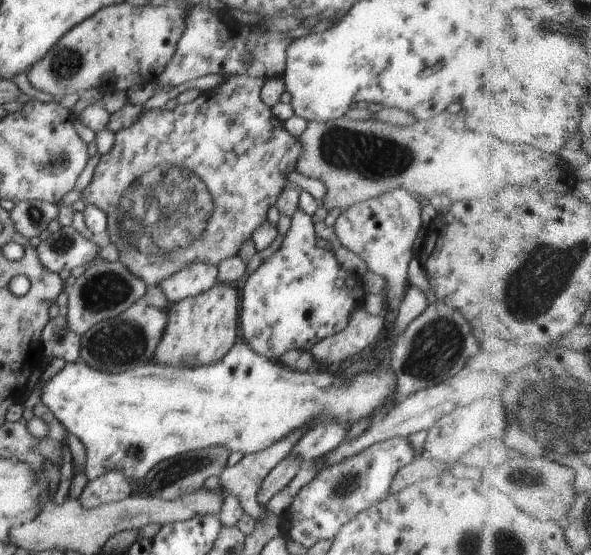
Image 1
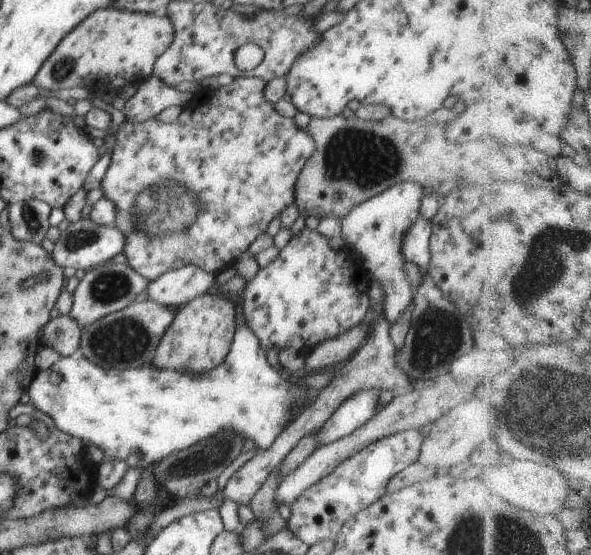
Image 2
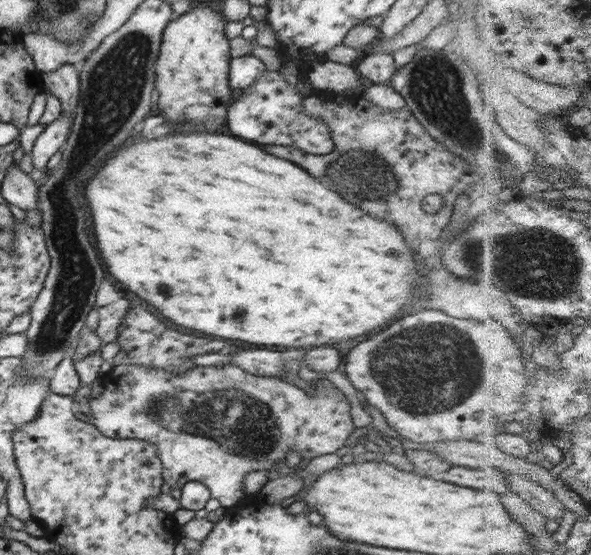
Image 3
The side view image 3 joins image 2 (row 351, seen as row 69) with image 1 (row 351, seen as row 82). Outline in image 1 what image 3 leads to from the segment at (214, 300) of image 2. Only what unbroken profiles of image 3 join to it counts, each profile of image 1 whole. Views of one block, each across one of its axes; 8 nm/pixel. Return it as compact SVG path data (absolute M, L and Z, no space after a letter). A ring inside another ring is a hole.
M217 282L202 294L174 303L168 310L167 323L155 350L158 364L199 367L226 356L238 338L238 291L232 285Z

